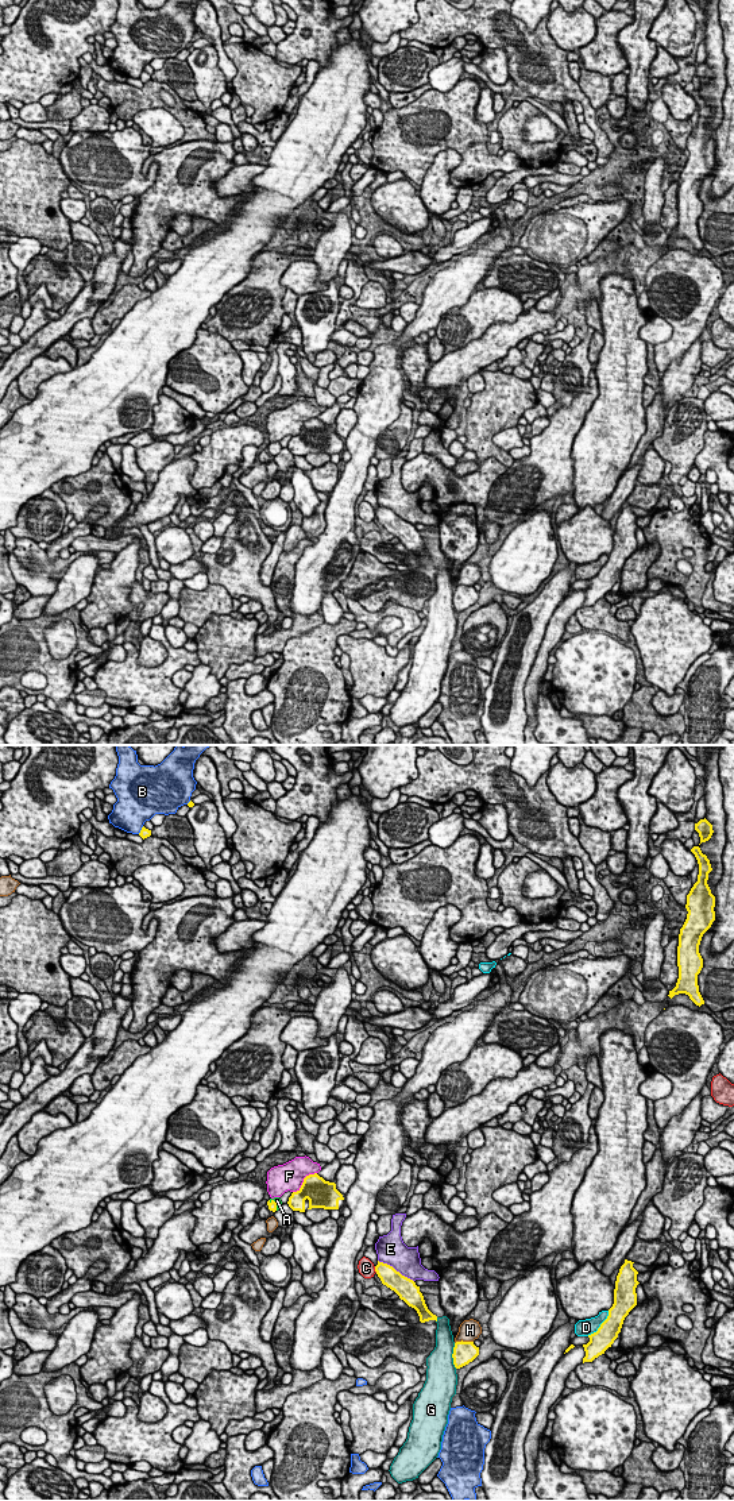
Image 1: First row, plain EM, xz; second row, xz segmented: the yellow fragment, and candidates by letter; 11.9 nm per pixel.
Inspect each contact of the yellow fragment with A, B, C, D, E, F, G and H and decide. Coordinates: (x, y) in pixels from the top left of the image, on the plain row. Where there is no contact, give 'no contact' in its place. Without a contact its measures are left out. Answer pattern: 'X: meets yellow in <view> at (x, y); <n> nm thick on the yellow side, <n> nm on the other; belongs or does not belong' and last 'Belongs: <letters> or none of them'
A: meets yellow in xz at (275, 447); 100 nm thick on the yellow side, 70 nm on the other; belongs
B: meets yellow in xz at (140, 74); 120 nm thick on the yellow side, 420 nm on the other; does not belong
C: meets yellow in xz at (375, 513); 220 nm thick on the yellow side, 190 nm on the other; does not belong
D: meets yellow in xz at (601, 570); 240 nm thick on the yellow side, 190 nm on the other; does not belong
E: meets yellow in xz at (394, 513); 240 nm thick on the yellow side, 340 nm on the other; does not belong
F: meets yellow in xz at (304, 424); 320 nm thick on the yellow side, 320 nm on the other; does not belong
G: meets yellow in xz at (452, 599); 260 nm thick on the yellow side, 360 nm on the other; does not belong
H: meets yellow in xz at (462, 585); 260 nm thick on the yellow side, 260 nm on the other; does not belong
Belongs: A

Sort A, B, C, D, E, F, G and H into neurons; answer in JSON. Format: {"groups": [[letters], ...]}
{"groups": [["A"], ["B"], ["C"], ["D"], ["E"], ["F"], ["G"], ["H"]]}

